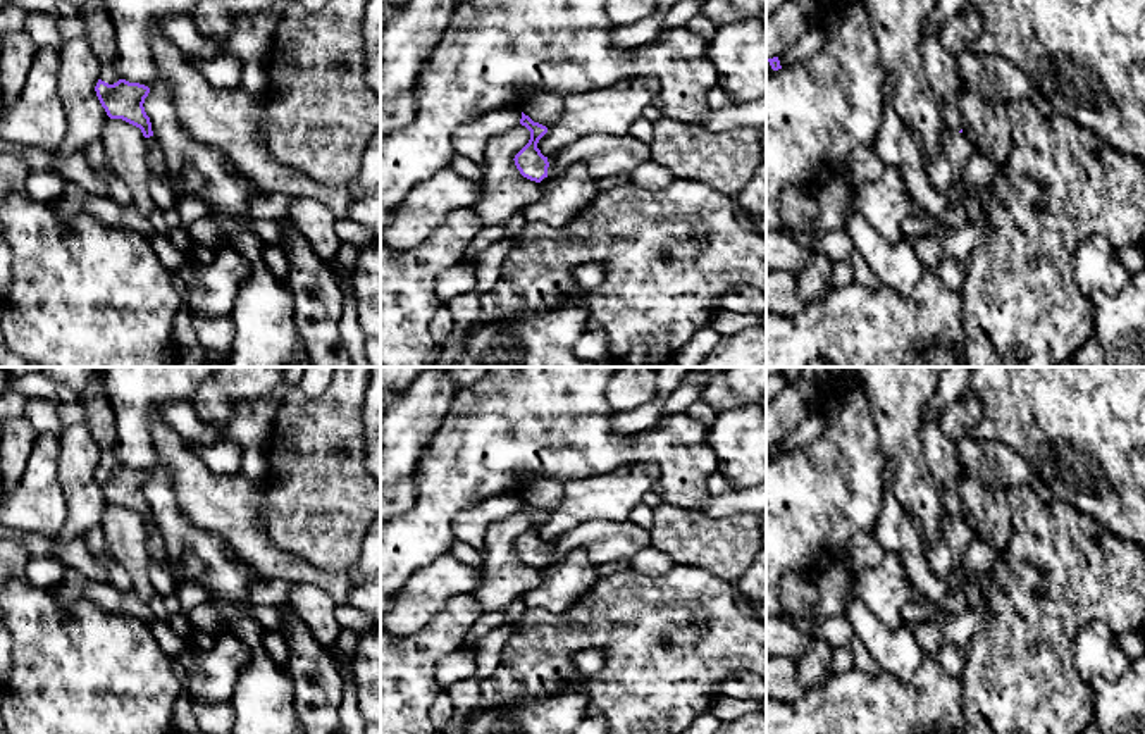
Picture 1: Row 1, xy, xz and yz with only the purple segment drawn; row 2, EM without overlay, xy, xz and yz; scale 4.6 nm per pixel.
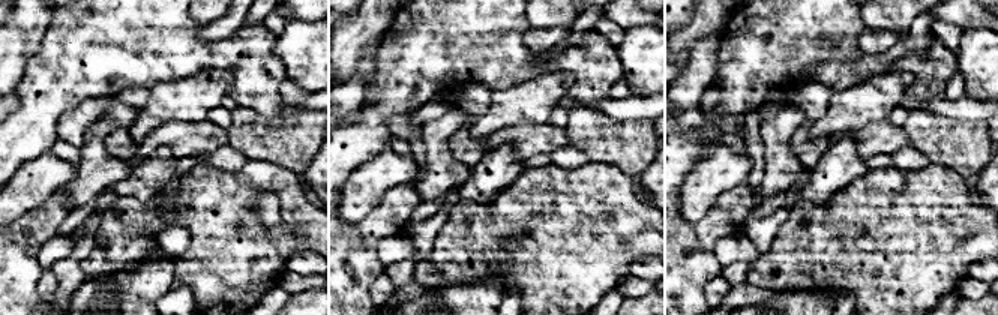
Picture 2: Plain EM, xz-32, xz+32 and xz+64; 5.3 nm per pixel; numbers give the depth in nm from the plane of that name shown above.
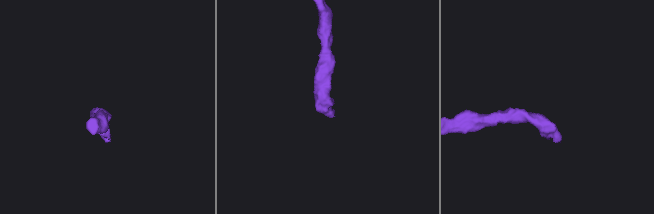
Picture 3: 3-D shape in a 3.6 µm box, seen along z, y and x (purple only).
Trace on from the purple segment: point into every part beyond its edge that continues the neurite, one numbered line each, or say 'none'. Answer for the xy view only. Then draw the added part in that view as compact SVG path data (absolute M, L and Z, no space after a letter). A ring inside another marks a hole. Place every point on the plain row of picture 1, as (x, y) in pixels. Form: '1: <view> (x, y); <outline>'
1: xy (191, 566); M155 522L146 524L146 534L148 534L148 551L152 560L165 562L176 581L181 574L186 574L188 577L201 574L203 563L189 553L183 555L181 558L183 567L181 569L176 567L177 562L167 555L165 541L160 531L157 529Z

